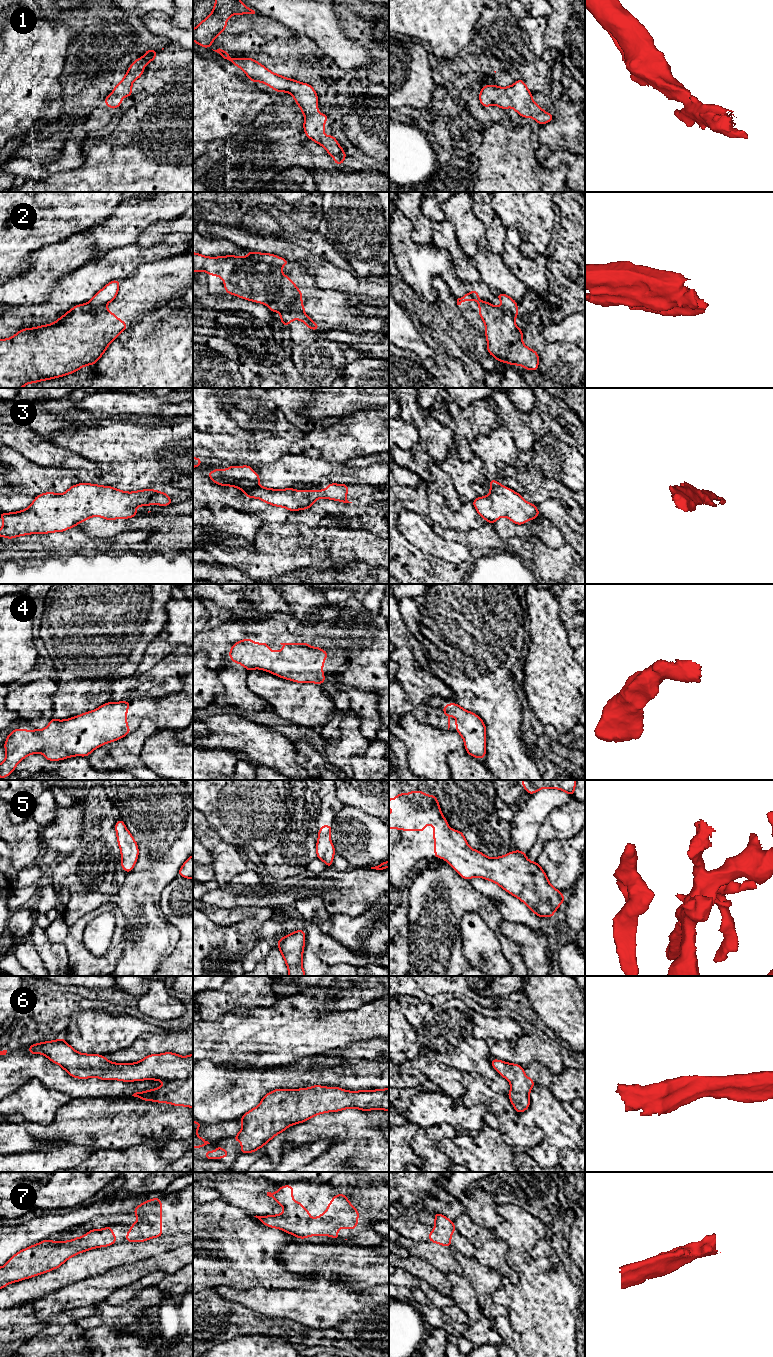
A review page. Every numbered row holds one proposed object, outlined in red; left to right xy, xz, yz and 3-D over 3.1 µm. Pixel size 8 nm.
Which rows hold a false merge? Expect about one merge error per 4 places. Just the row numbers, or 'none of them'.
2

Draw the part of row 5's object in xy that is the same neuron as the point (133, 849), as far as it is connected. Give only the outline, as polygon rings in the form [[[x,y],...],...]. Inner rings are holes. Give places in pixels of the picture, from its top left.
[[[122,819],[115,823],[117,842],[121,850],[121,867],[125,872],[133,870],[138,859],[138,845],[132,834],[125,827]]]

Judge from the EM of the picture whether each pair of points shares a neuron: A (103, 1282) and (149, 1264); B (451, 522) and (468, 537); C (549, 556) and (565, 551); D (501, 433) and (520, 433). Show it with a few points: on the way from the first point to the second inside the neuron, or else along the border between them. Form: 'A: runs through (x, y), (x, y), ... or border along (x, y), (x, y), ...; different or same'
A: runs through (114, 1279), (138, 1270); same
B: border along (457, 530), (466, 531); different
C: runs through (553, 556), (561, 555); same
D: border along (507, 426), (512, 434), (514, 443), (520, 450); different

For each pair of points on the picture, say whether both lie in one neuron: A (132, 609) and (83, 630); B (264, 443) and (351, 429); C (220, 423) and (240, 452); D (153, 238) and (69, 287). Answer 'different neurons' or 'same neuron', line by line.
A: same neuron
B: same neuron
C: different neurons
D: different neurons

